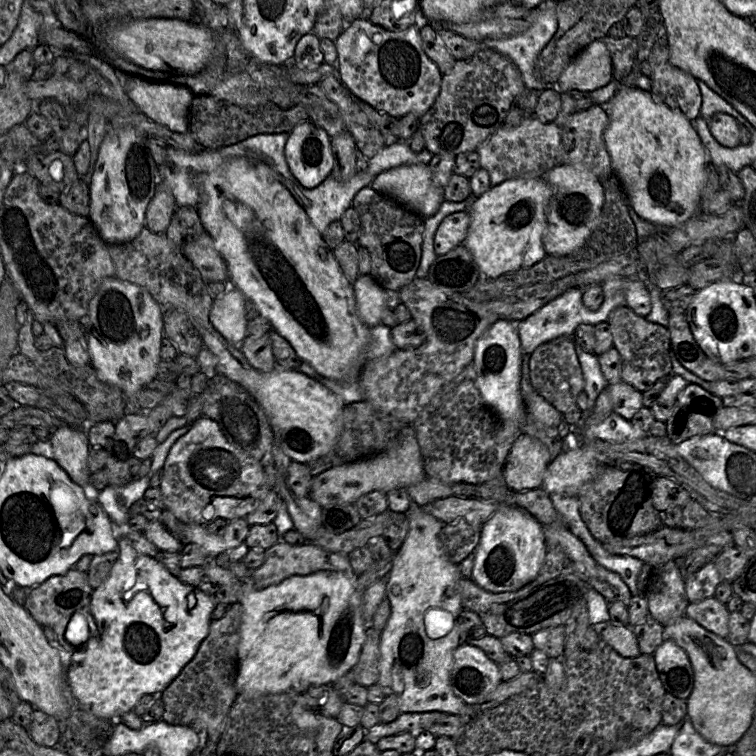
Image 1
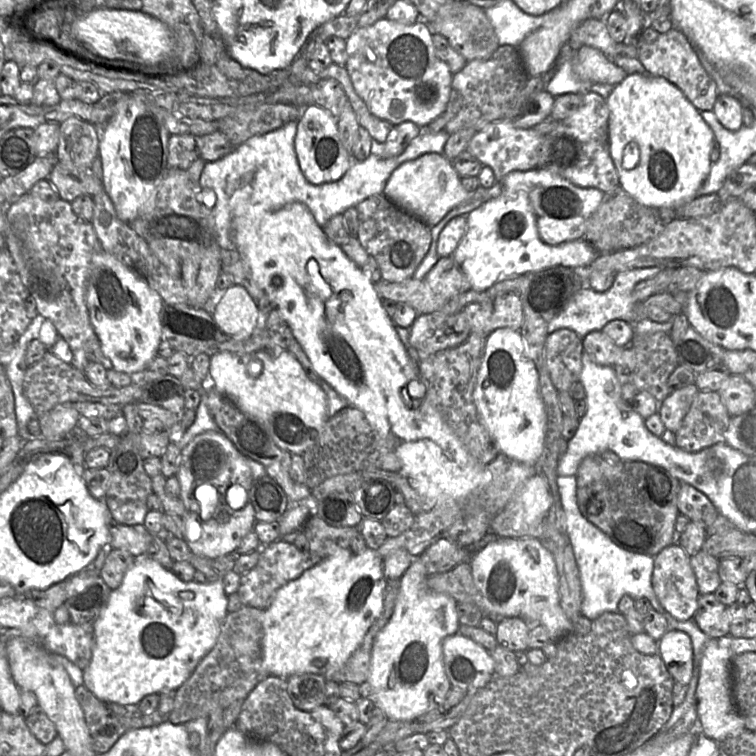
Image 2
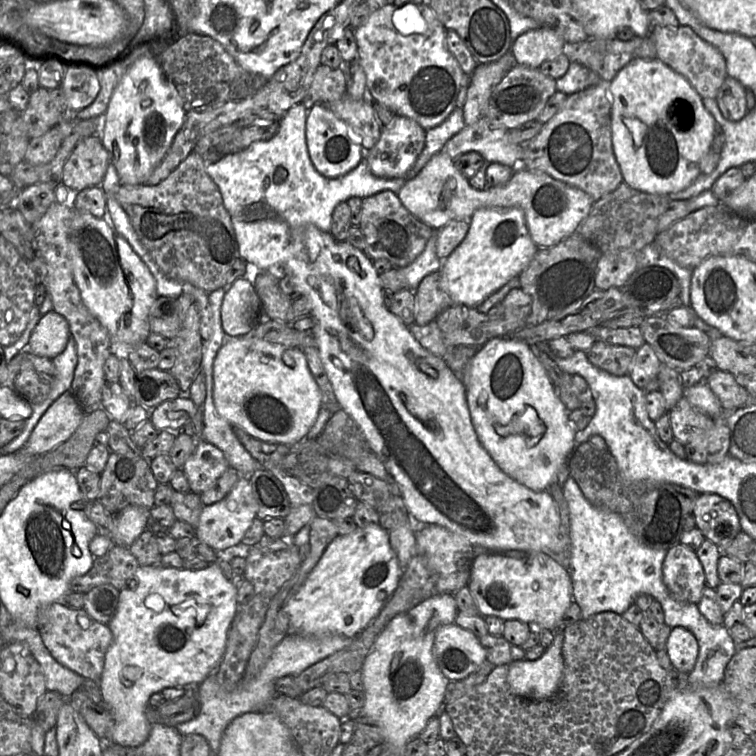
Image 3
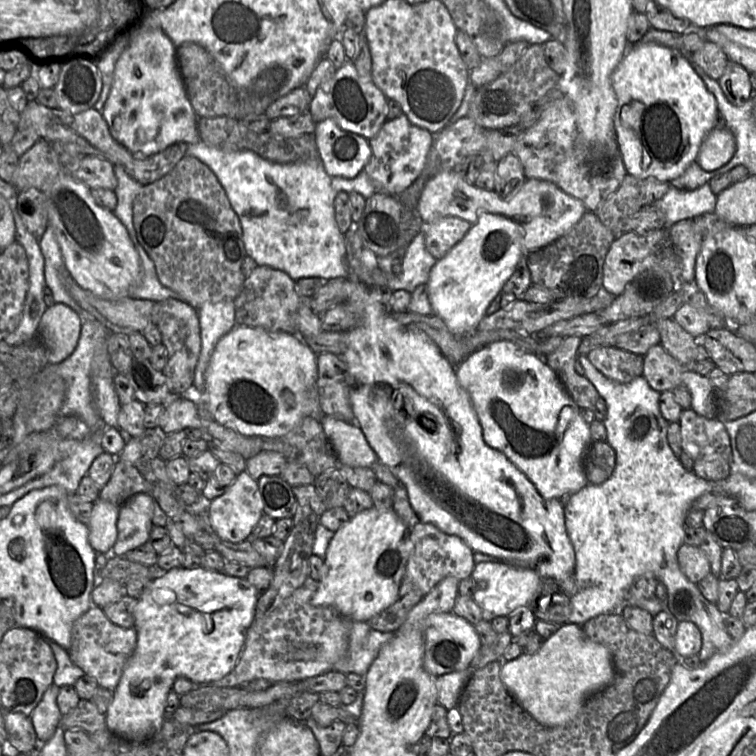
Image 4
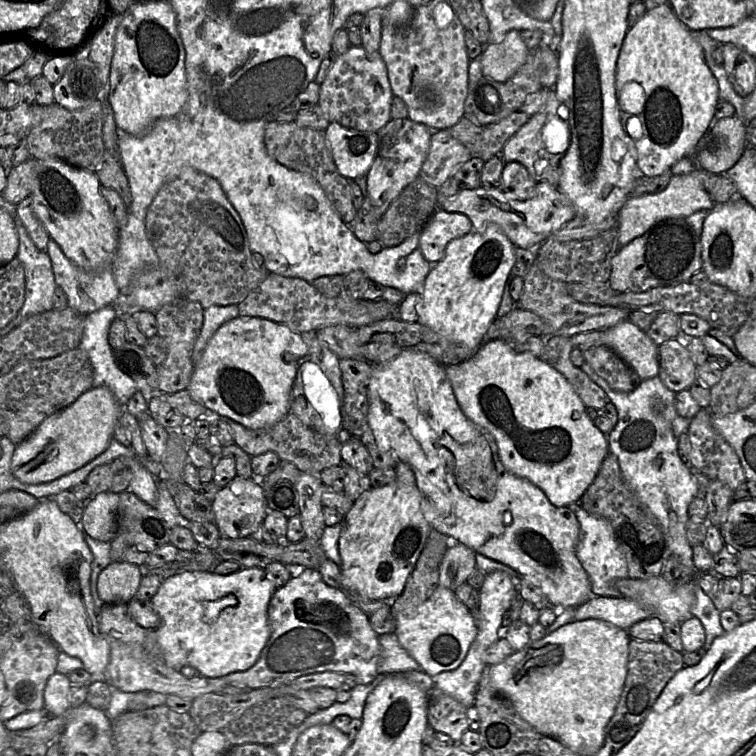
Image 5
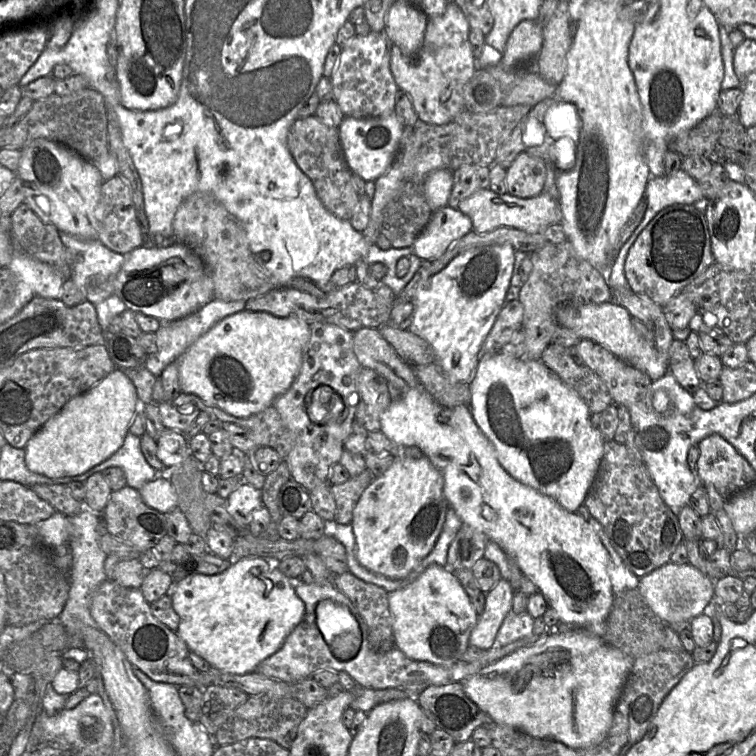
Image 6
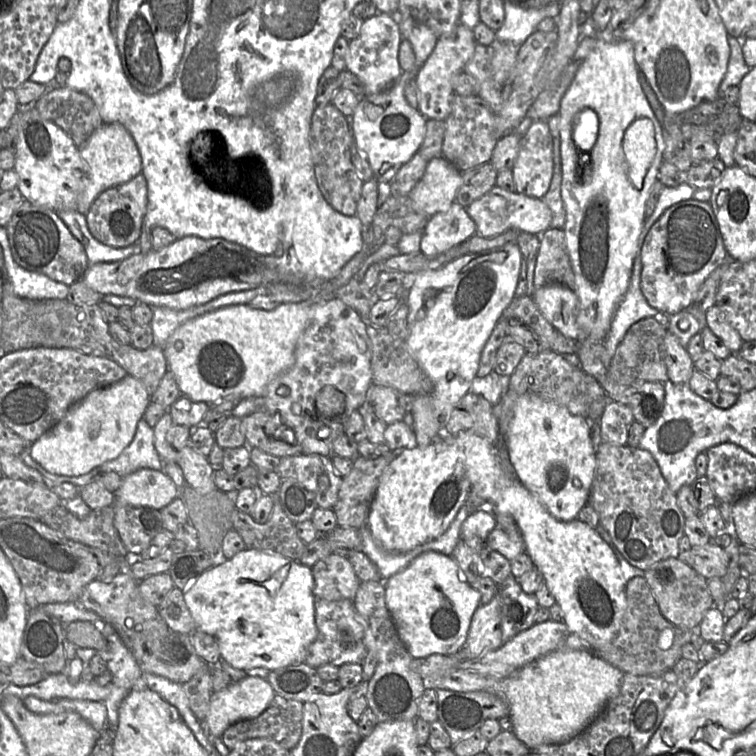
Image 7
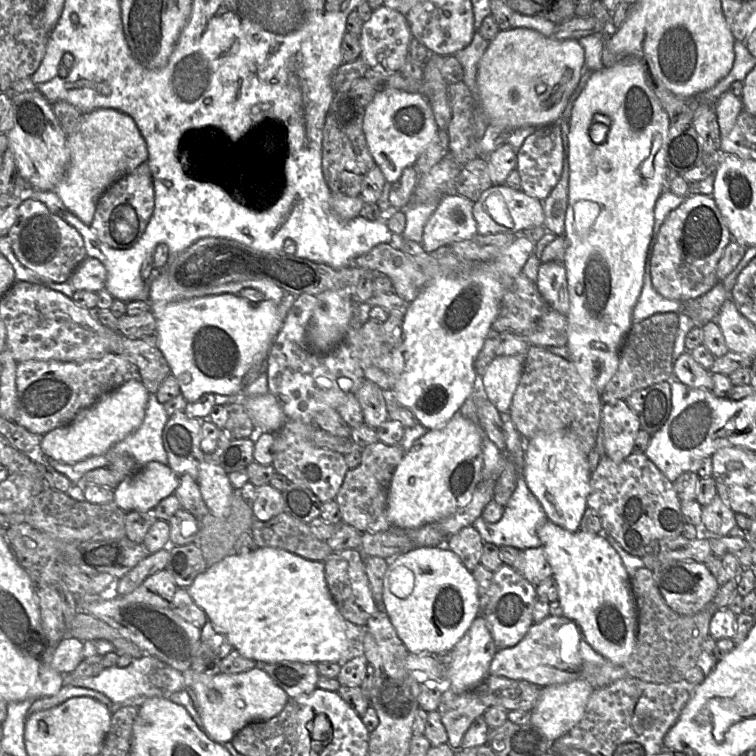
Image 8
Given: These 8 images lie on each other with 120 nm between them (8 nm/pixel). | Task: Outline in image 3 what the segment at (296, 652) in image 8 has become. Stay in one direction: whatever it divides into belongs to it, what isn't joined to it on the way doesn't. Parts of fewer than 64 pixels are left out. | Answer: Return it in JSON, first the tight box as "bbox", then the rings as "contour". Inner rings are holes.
{"bbox":[98,562,237,747],"contour":[[[217,562],[199,571],[138,567],[134,577],[128,580],[127,589],[120,591],[115,615],[108,624],[113,641],[98,682],[103,700],[114,719],[108,743],[124,747],[143,744],[152,725],[147,717],[151,695],[171,687],[197,687],[214,671],[225,651],[228,631],[237,606],[237,584],[225,577]]]}

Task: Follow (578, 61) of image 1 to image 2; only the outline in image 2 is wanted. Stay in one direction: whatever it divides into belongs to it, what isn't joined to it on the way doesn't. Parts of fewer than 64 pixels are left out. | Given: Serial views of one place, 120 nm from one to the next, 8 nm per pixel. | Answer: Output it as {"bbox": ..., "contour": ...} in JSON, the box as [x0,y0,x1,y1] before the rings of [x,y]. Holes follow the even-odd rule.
{"bbox":[571,46,626,85],"contour":[[[591,46],[578,49],[571,63],[575,75],[586,82],[617,85],[626,76],[606,54]]]}

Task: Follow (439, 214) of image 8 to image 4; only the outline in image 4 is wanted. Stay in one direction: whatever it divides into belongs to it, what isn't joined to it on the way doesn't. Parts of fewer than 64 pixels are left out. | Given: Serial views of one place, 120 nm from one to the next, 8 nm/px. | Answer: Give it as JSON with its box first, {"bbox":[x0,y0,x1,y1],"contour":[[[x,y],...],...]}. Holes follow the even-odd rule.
{"bbox":[424,216,471,259],"contour":[[[455,216],[424,224],[426,249],[435,259],[441,259],[466,235],[471,226],[468,221]]]}

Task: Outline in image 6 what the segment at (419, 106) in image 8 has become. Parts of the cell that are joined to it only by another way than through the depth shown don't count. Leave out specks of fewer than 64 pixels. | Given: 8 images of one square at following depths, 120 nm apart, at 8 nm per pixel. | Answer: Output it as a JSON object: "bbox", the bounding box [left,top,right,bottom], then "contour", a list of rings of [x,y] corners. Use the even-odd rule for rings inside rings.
{"bbox":[338,113,404,181],"contour":[[[394,113],[379,118],[344,117],[338,132],[344,158],[350,171],[365,181],[375,181],[383,175],[396,157],[403,128],[404,125]]]}

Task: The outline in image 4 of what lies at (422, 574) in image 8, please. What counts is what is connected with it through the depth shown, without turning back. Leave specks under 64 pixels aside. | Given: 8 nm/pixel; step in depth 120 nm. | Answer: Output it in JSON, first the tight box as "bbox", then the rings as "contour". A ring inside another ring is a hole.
{"bbox":[423,612,481,677],"contour":[[[453,612],[430,614],[425,620],[423,665],[435,677],[468,668],[481,646],[473,625]]]}

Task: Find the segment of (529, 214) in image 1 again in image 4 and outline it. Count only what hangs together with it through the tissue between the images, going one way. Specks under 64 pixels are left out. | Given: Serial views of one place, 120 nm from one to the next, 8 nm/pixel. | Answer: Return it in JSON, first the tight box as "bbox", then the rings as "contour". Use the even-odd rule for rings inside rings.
{"bbox":[426,213,524,334],"contour":[[[482,213],[466,235],[444,257],[437,260],[430,271],[426,284],[433,313],[440,316],[449,329],[456,334],[475,331],[481,319],[486,315],[489,304],[514,272],[524,251],[522,229],[518,223],[505,216]]]}

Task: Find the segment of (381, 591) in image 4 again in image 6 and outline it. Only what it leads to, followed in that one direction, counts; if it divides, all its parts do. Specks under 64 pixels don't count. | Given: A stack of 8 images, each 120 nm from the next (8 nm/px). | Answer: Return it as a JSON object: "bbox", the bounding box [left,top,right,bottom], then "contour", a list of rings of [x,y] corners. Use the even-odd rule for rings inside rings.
{"bbox":[351,455,450,579],"contour":[[[423,455],[418,459],[407,459],[403,457],[395,457],[393,464],[381,476],[374,478],[369,486],[362,493],[354,511],[351,526],[355,535],[356,557],[358,562],[366,569],[384,575],[392,579],[401,579],[406,577],[410,571],[416,567],[420,561],[431,551],[435,545],[445,522],[446,514],[450,508],[449,503],[444,495],[444,480],[439,469]]]}

